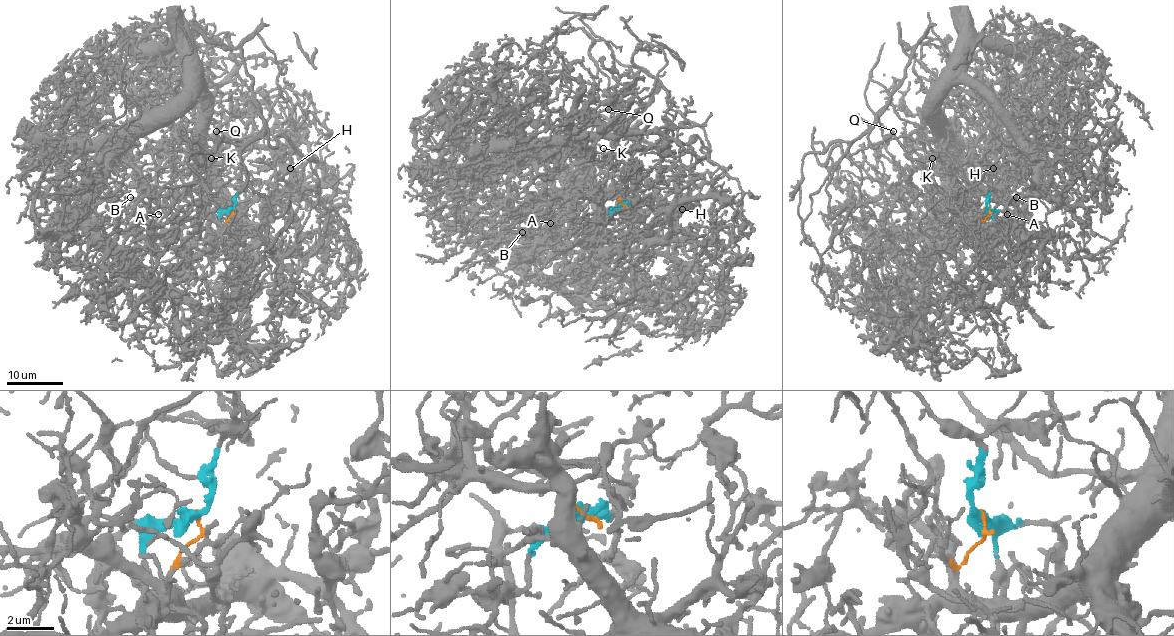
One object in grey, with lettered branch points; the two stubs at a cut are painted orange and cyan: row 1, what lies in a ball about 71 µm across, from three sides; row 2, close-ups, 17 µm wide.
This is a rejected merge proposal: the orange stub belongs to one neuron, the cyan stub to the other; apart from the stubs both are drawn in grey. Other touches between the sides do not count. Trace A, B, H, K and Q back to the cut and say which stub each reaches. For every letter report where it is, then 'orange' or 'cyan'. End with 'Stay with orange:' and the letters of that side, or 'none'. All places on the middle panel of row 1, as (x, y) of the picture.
A: (550, 223) | orange
B: (522, 232) | cyan
H: (682, 209) | cyan
K: (603, 148) | cyan
Q: (608, 109) | cyan
Stay with orange: A

